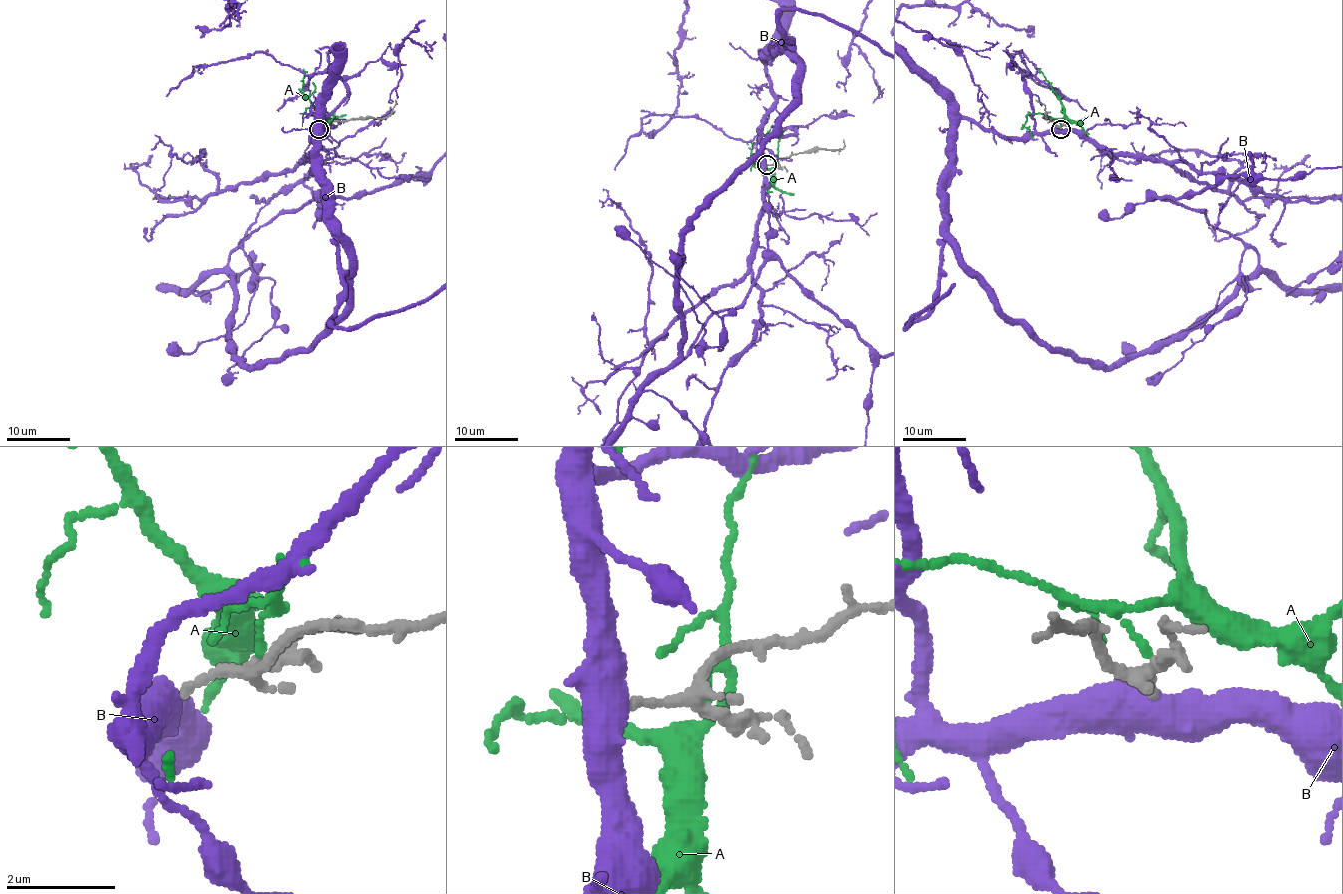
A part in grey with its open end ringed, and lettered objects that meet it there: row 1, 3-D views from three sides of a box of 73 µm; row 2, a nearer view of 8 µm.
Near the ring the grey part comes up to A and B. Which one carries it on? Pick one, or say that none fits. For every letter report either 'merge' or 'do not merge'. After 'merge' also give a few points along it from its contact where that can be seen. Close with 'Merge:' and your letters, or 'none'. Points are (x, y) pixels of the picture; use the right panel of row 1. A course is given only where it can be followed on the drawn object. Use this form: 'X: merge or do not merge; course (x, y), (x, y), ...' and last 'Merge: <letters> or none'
A: do not merge
B: merge; course (1060, 128), (1002, 137), (959, 121), (937, 299), (905, 327), (959, 275), (983, 134), (974, 121)
Merge: B

